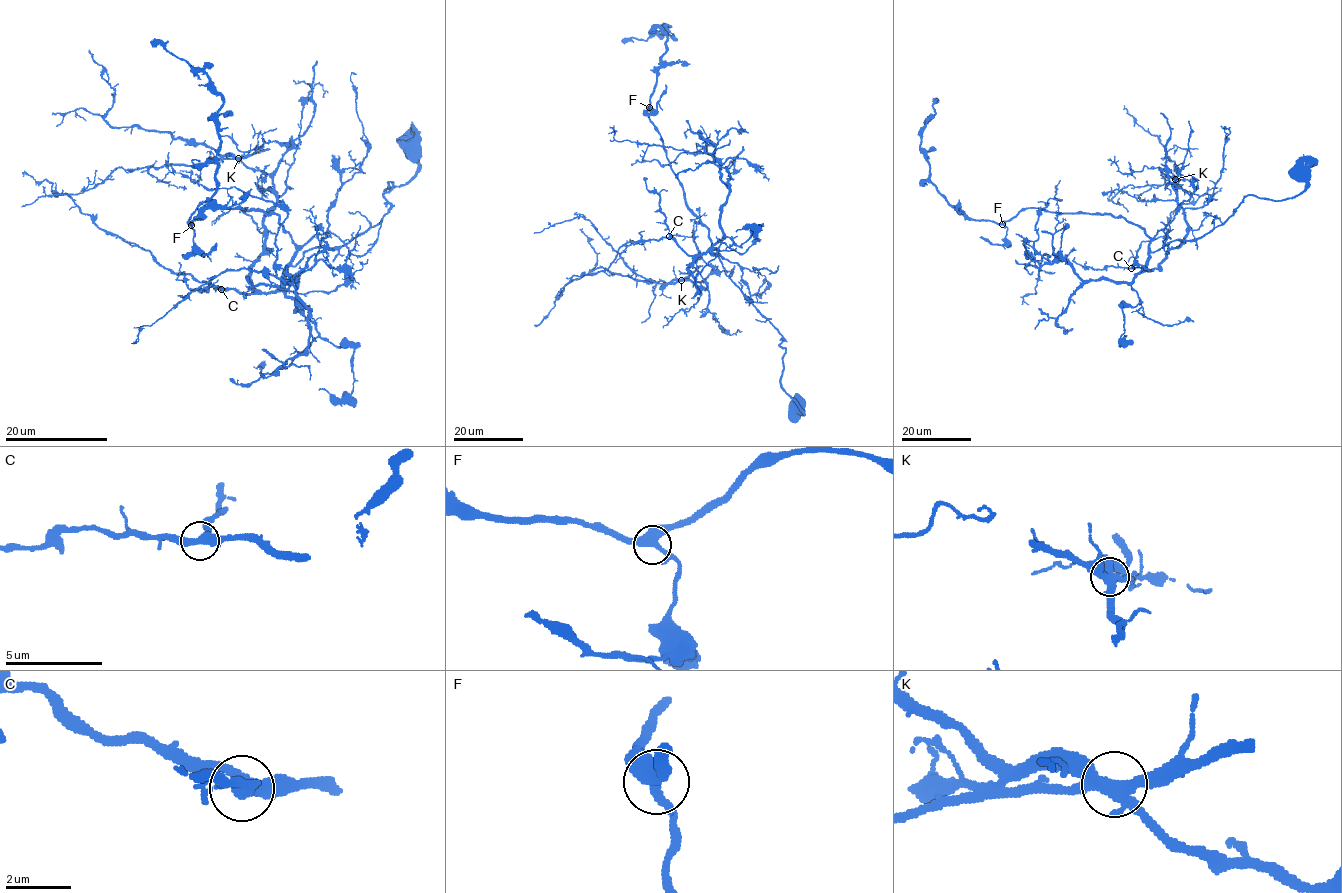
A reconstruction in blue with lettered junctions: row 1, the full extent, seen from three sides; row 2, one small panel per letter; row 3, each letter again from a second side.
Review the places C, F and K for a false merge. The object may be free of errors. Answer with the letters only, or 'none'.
none

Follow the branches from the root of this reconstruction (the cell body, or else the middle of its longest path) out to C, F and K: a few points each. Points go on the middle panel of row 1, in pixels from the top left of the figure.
C: (796, 404), (803, 411), (780, 382), (783, 336), (715, 254), (688, 255), (669, 236)
F: (796, 404), (803, 411), (780, 382), (784, 338), (726, 273), (709, 230), (687, 206), (649, 107)
K: (796, 404), (780, 382), (783, 336), (719, 259), (708, 251), (690, 265), (699, 292), (705, 282), (680, 279)

